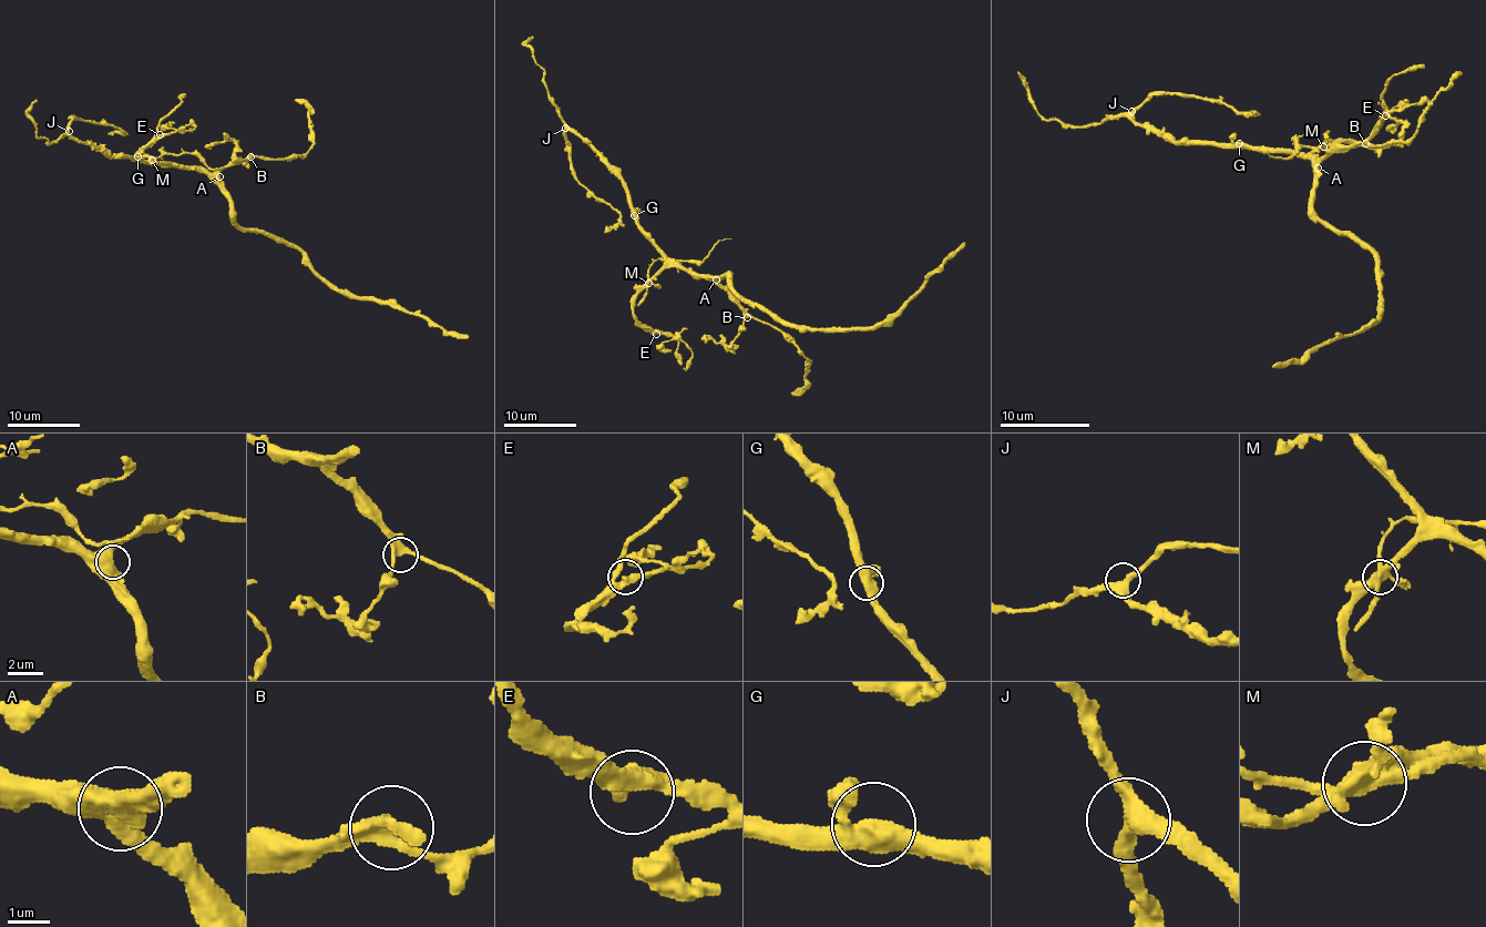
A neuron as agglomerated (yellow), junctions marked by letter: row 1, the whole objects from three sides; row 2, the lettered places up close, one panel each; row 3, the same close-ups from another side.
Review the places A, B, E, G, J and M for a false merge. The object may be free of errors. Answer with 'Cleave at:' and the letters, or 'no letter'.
Cleave at: M

